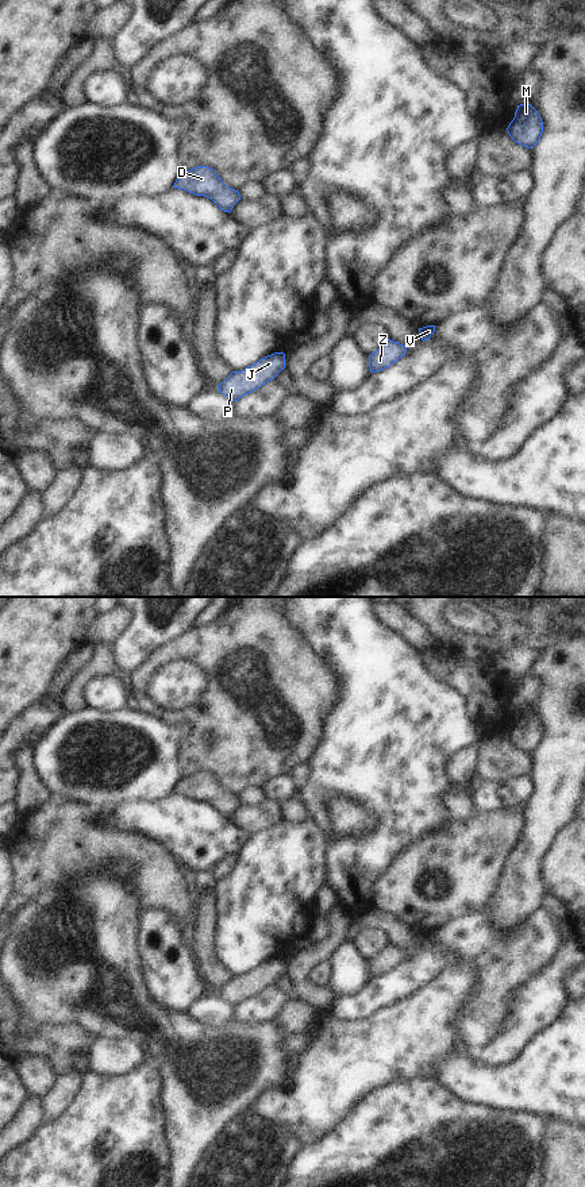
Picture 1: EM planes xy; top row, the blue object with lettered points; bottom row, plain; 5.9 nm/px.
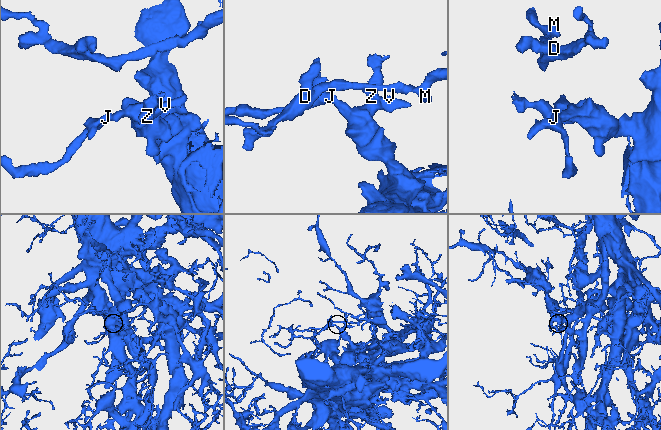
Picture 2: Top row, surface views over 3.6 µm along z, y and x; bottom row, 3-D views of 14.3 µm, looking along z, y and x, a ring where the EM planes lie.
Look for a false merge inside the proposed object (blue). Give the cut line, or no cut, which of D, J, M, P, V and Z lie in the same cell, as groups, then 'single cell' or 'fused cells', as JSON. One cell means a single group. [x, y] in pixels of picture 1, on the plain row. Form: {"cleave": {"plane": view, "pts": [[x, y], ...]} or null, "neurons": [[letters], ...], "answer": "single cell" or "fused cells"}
{"cleave": null, "neurons": [["D", "J", "M", "P", "V", "Z"]], "answer": "single cell"}

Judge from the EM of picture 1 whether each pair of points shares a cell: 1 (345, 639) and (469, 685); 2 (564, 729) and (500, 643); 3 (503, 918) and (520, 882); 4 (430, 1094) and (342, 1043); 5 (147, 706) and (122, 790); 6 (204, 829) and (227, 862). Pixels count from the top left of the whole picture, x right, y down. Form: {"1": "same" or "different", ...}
{"1": "different", "2": "different", "3": "same", "4": "different", "5": "different", "6": "different"}

